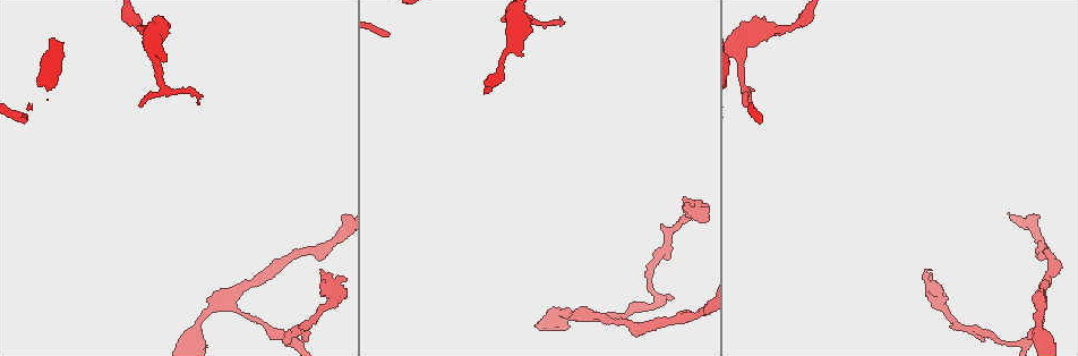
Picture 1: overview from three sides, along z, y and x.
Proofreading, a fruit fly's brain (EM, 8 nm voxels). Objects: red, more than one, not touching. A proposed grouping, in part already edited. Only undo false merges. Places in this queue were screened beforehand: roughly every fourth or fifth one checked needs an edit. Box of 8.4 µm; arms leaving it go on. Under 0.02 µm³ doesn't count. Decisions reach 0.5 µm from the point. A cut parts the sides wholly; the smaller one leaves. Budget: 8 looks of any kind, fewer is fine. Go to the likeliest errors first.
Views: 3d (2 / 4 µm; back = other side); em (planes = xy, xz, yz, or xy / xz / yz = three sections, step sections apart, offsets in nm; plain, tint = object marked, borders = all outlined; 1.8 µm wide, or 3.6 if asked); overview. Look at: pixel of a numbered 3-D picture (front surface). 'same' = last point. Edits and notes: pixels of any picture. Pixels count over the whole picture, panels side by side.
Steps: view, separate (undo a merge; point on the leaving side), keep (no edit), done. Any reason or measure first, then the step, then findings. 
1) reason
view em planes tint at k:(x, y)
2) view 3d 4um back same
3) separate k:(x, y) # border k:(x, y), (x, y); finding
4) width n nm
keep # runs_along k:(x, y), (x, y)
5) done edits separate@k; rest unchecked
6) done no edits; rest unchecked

arms part here
view em planes tint at 1:(588, 315)

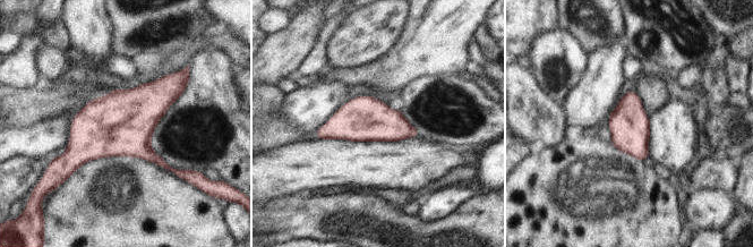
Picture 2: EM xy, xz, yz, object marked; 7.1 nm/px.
width 280 nm
keep # all the same neuron

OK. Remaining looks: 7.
calibre changes
view em planes borders at 1:(160, 71)

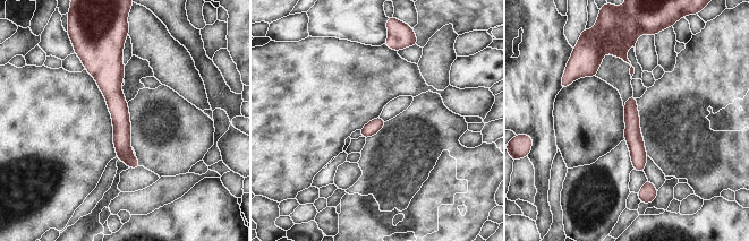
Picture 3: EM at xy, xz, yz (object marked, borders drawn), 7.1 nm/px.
keep # runs_along 3:(118, 56), (121, 144), (136, 165); one neuron here

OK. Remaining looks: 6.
thick turns thin
view em planes tint at 1:(941, 305)

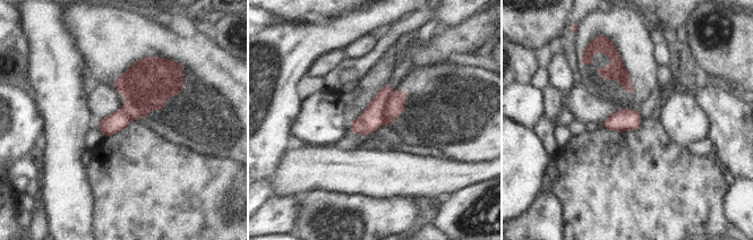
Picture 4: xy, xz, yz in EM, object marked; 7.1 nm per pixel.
separate 4:(396, 103) # border 4:(392, 93), (387, 102), (385, 121); a second neuron is stuck on

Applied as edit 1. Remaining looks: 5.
sharp bend
view em planes tint at 1:(292, 339)

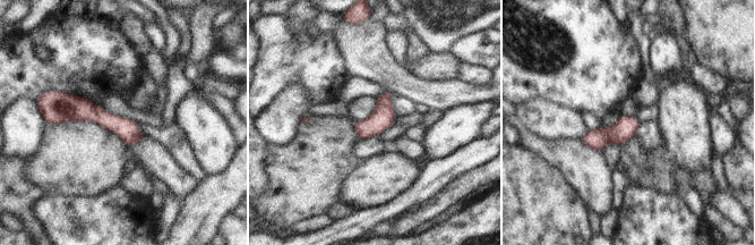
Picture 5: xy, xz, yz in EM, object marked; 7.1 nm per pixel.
keep # runs_along 5:(53, 119), (95, 113), (140, 136); all the same neuron

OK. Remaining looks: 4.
done edits separate@4; rest unchecked

